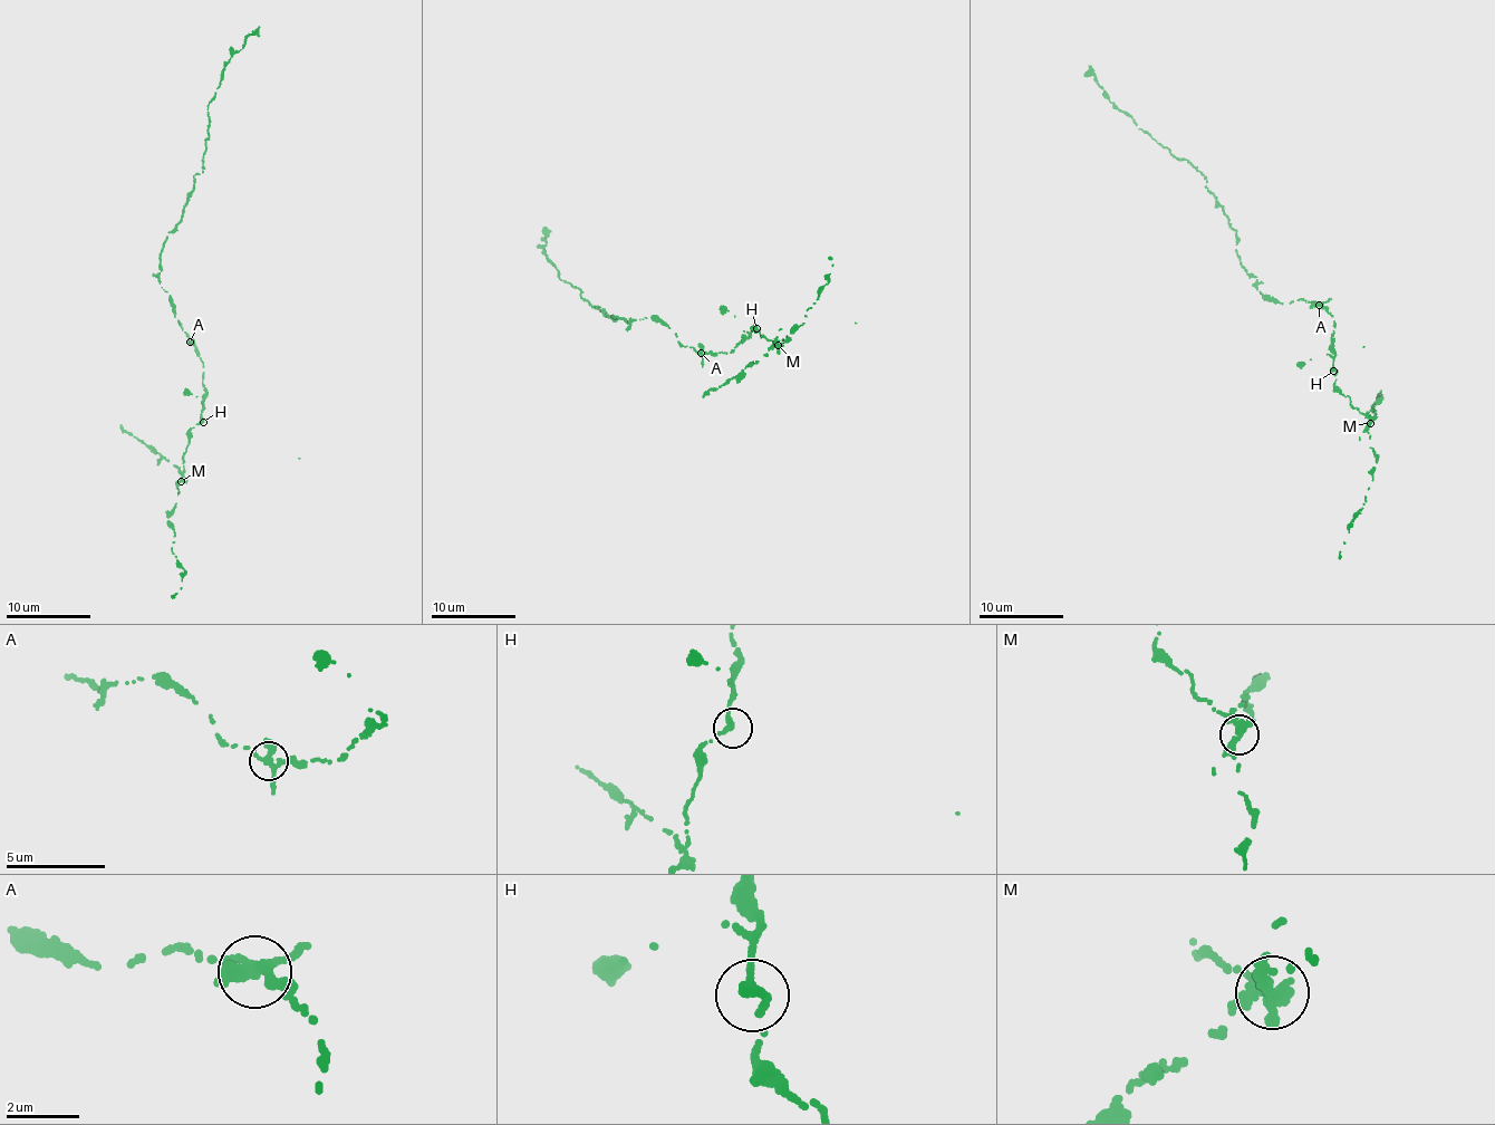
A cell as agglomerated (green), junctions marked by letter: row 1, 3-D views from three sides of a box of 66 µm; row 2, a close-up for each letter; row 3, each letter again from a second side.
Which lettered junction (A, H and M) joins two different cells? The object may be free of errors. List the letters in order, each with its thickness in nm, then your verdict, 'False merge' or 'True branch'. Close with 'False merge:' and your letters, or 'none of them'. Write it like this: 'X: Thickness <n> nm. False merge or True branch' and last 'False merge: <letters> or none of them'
A: Thickness 320 nm. True branch
H: Thickness 360 nm. True branch
M: Thickness 320 nm. False merge
False merge: M

